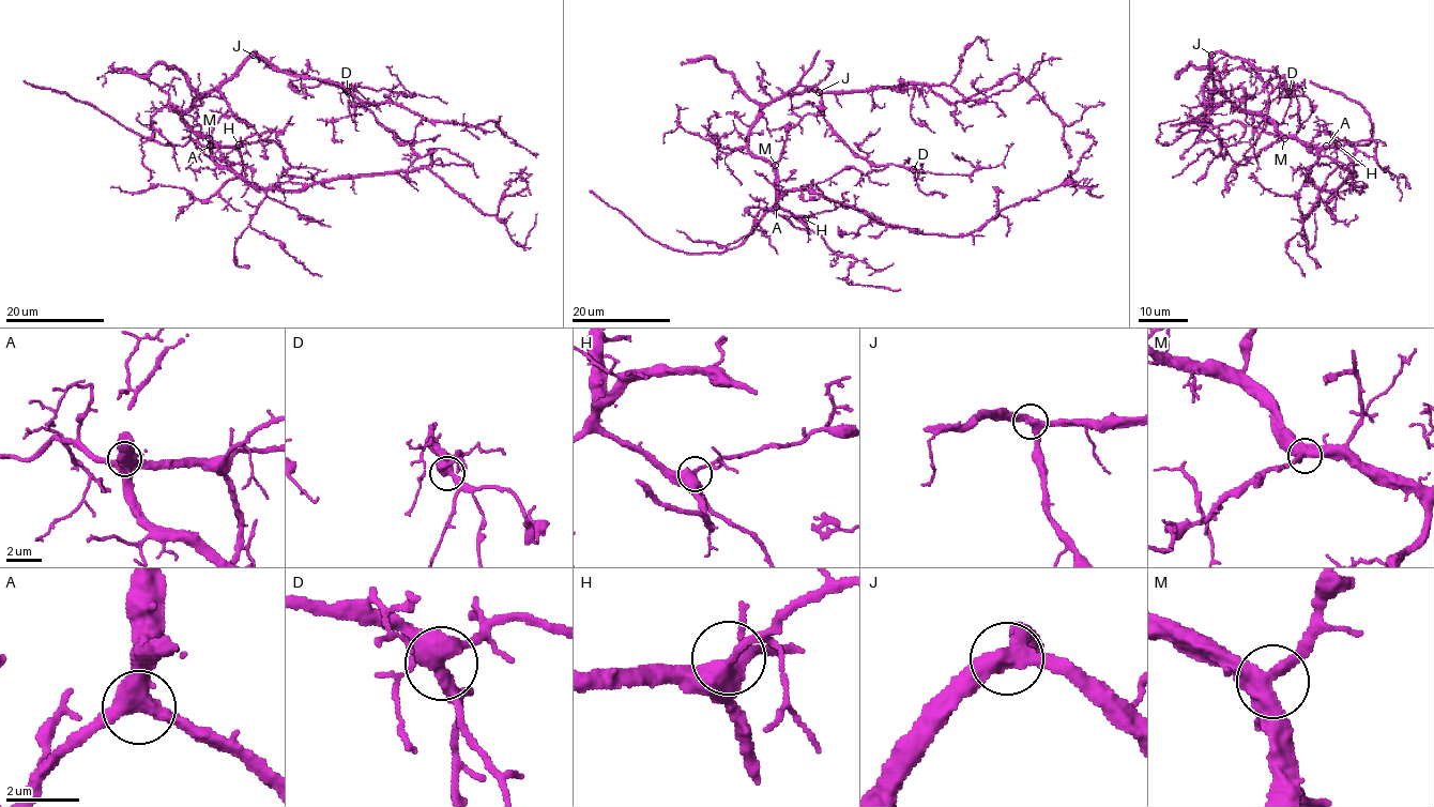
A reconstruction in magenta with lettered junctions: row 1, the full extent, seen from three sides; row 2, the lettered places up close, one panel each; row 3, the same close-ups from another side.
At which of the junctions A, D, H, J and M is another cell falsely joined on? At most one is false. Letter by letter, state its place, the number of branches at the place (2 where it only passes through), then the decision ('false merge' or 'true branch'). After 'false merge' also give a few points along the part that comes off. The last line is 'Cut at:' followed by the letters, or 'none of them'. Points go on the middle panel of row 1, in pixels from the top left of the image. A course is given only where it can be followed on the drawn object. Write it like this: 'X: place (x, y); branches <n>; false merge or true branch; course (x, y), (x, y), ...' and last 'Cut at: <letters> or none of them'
A: place (776, 207); branches 3; true branch
D: place (913, 169); branches 3; true branch
H: place (805, 218); branches 3; true branch
J: place (819, 92); branches 3; true branch
M: place (775, 165); branches 3; true branch
Cut at: none of them

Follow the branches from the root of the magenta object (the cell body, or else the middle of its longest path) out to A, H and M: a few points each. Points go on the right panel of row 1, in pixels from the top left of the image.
A: (1274, 125), (1288, 138), (1317, 147), (1326, 146)
H: (1274, 125), (1284, 136), (1309, 145), (1338, 145)
M: (1274, 125), (1284, 138)

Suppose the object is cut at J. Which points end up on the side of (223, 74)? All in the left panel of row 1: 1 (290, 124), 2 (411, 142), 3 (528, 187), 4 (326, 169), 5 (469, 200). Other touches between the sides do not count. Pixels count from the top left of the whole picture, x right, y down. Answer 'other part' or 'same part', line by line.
1: same part
2: other part
3: same part
4: same part
5: same part

